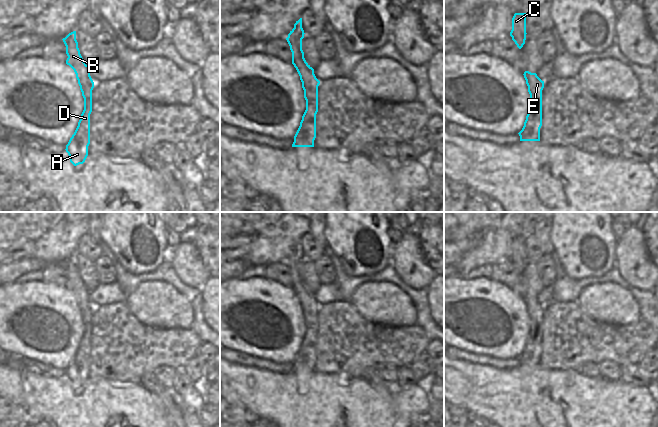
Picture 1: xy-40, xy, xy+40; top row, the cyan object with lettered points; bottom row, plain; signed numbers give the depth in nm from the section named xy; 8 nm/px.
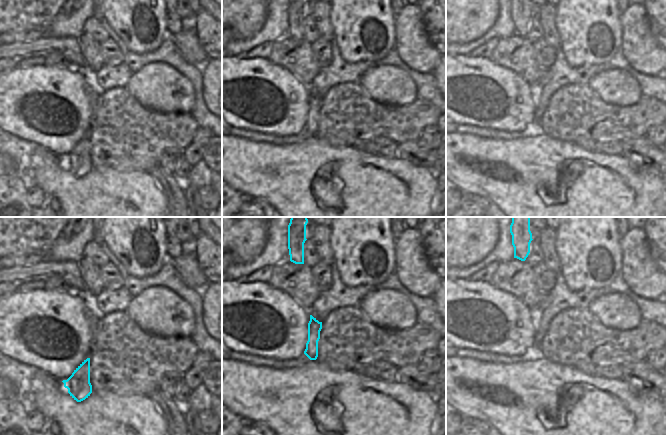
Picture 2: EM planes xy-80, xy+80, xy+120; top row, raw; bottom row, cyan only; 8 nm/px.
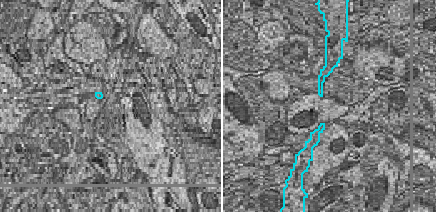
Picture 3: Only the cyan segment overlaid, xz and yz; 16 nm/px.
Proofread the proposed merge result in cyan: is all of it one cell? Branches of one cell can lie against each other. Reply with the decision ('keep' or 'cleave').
keep

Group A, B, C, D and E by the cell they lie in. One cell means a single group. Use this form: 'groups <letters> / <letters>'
groups A B C D E

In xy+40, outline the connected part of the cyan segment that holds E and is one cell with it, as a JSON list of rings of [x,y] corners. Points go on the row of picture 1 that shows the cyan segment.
[[[524,72],[524,78],[530,94],[530,108],[522,130],[518,133],[520,141],[540,141],[542,126],[542,90],[544,81],[536,73]]]

